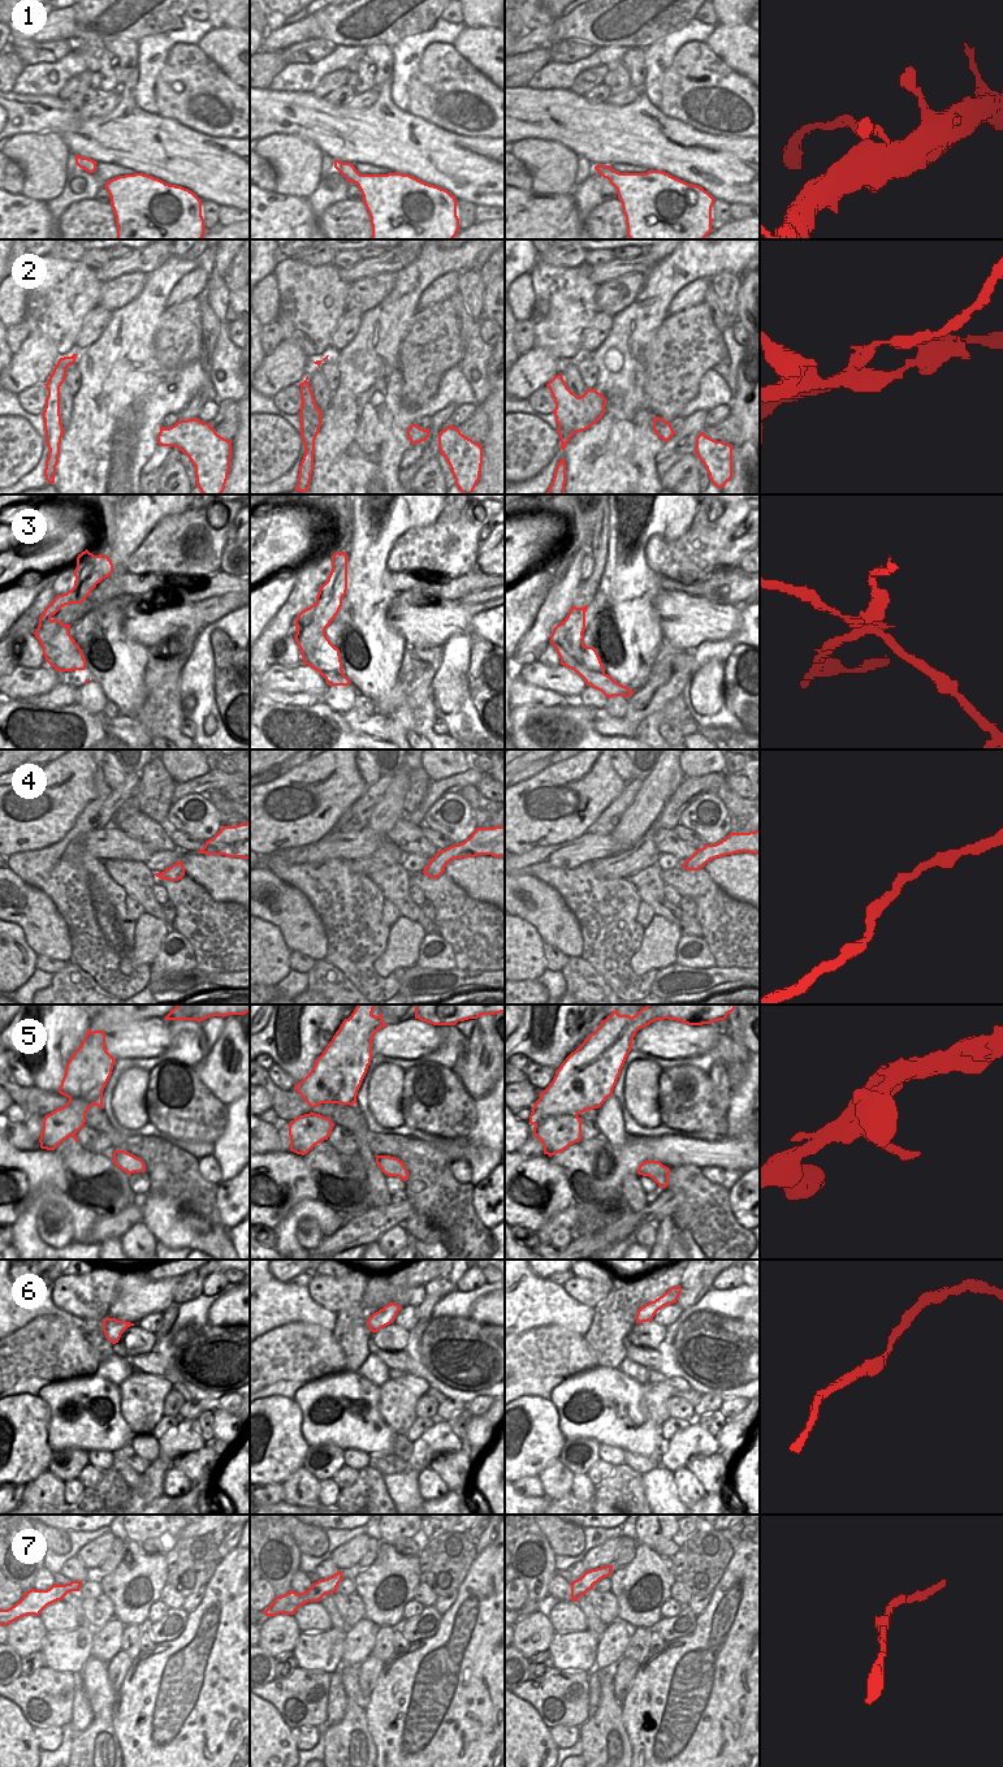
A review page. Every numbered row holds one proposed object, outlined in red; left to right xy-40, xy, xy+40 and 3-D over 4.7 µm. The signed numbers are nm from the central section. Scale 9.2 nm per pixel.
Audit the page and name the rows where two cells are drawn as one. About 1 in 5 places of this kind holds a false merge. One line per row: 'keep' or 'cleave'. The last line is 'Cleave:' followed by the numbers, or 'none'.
1: keep
2: cleave
3: cleave
4: keep
5: cleave
6: keep
7: keep
Cleave: 2, 3, 5

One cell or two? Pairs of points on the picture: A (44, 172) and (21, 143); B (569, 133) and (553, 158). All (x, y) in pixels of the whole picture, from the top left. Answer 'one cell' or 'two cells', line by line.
A: one cell
B: two cells

